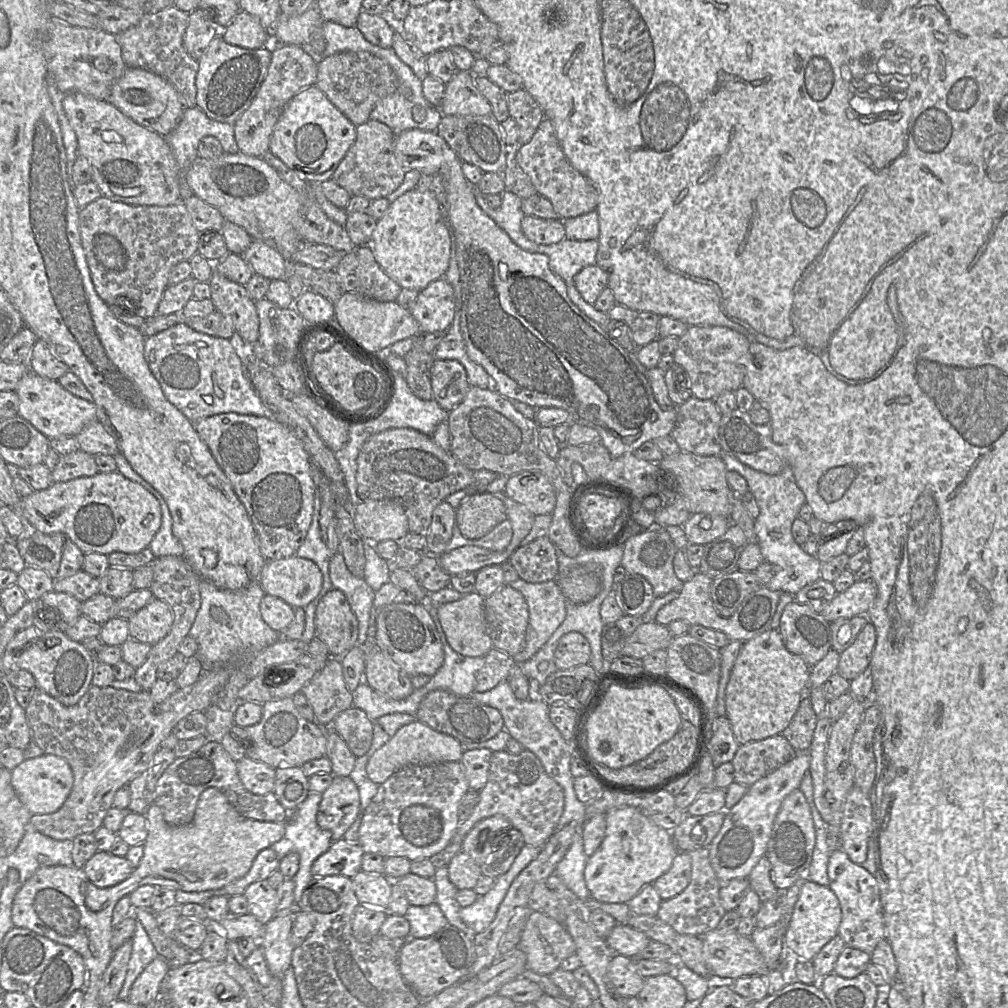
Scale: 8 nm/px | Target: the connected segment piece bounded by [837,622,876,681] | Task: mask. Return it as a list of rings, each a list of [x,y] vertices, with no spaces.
[[[867,622],[852,645],[840,654],[837,672],[848,681],[855,679],[870,665],[875,644],[875,627]]]

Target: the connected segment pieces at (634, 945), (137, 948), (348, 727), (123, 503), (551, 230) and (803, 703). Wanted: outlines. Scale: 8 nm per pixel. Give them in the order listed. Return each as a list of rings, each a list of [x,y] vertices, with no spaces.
[[[617,923],[605,940],[614,953],[629,958],[638,958],[650,942],[650,938],[642,931],[626,923]]]
[[[137,920],[131,940],[132,951],[128,962],[126,977],[118,995],[119,1000],[127,999],[134,981],[142,971],[158,957],[146,930]]]
[[[354,706],[341,711],[331,724],[355,757],[361,757],[370,748],[373,739],[373,723],[367,714]]]
[[[118,471],[54,482],[47,489],[22,497],[22,519],[27,528],[46,534],[66,534],[84,554],[138,553],[149,547],[161,526],[161,517],[155,496]]]
[[[524,216],[521,221],[524,235],[538,244],[553,244],[565,238],[565,227],[559,219]]]
[[[808,691],[800,701],[790,724],[781,735],[789,741],[797,753],[808,752],[816,724],[817,716],[813,710]]]

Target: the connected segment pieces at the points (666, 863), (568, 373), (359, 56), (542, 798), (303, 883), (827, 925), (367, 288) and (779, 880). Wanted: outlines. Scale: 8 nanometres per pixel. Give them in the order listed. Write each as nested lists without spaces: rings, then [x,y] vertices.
[[[622,806],[606,813],[605,837],[599,848],[588,857],[584,870],[584,879],[590,897],[600,902],[627,903],[644,886],[652,884],[659,876],[665,873],[679,852],[672,833],[655,825],[639,807]]]
[[[416,128],[408,129],[396,136],[394,154],[404,171],[407,172],[415,169],[421,174],[428,176],[437,173],[440,174],[444,180],[448,202],[448,222],[455,233],[457,243],[456,261],[458,264],[461,291],[461,333],[469,358],[481,365],[496,381],[496,391],[509,400],[518,400],[535,408],[554,407],[566,410],[571,415],[572,422],[590,426],[597,430],[601,436],[601,443],[610,452],[612,458],[620,457],[625,453],[633,453],[645,442],[670,435],[676,423],[676,410],[678,406],[674,405],[670,410],[664,410],[659,406],[646,375],[638,369],[628,352],[614,340],[600,324],[588,317],[570,300],[565,282],[550,269],[549,257],[547,255],[529,252],[516,245],[509,235],[500,228],[491,217],[481,210],[475,200],[475,186],[465,178],[461,169],[462,161],[447,145],[446,141],[440,137],[436,131],[422,131]]]
[[[346,51],[326,57],[317,65],[315,85],[355,126],[369,120],[375,105],[395,92],[399,79],[389,63],[367,51]]]
[[[527,749],[516,755],[507,750],[493,752],[488,780],[479,792],[479,802],[471,815],[459,823],[449,844],[430,860],[436,869],[447,867],[450,860],[462,851],[464,838],[474,825],[485,818],[498,814],[507,817],[511,826],[522,833],[525,844],[542,847],[557,829],[563,809],[562,788],[546,773],[541,761],[533,752]]]
[[[309,792],[305,800],[298,806],[295,811],[288,811],[292,814],[285,823],[285,835],[281,840],[270,846],[270,848],[275,851],[279,860],[291,852],[299,854],[299,868],[293,878],[295,882],[295,909],[297,909],[297,904],[300,901],[305,888],[314,878],[311,873],[312,864],[320,855],[328,850],[332,843],[331,839],[327,837],[327,834],[323,832],[316,823],[316,811],[321,798],[322,793]]]
[[[806,880],[784,935],[785,951],[796,959],[812,960],[821,948],[838,934],[841,918],[839,901],[830,887]]]
[[[370,245],[355,247],[345,253],[334,272],[344,292],[381,302],[396,301],[402,290],[379,266]]]
[[[798,788],[788,794],[776,815],[766,856],[771,864],[771,880],[779,891],[786,891],[804,877],[815,847],[815,827],[809,804]]]

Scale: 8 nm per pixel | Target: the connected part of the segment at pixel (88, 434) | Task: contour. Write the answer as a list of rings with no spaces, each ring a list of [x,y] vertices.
[[[99,421],[86,425],[75,439],[80,450],[93,456],[98,454],[114,456],[119,453],[115,439]]]

